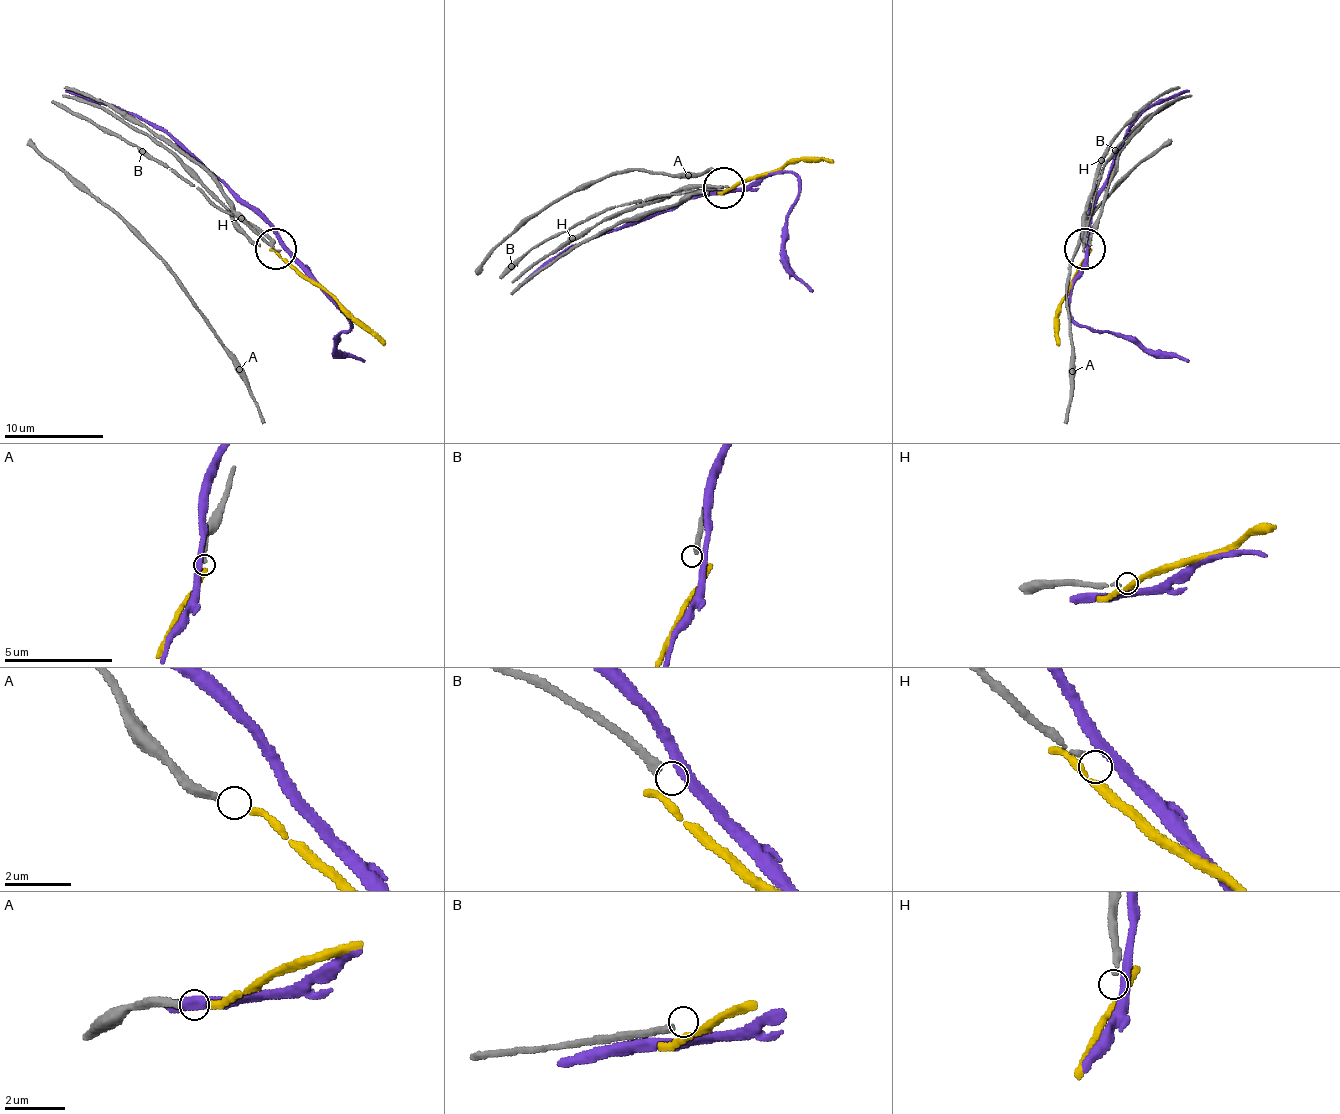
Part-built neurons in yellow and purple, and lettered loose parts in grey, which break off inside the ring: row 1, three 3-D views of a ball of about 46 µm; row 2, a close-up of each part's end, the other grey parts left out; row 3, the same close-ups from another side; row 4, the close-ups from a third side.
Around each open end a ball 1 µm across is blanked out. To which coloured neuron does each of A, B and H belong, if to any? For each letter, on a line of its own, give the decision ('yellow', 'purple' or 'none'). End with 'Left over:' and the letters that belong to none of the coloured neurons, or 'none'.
A: yellow
B: none
H: none
Left over: B, H

